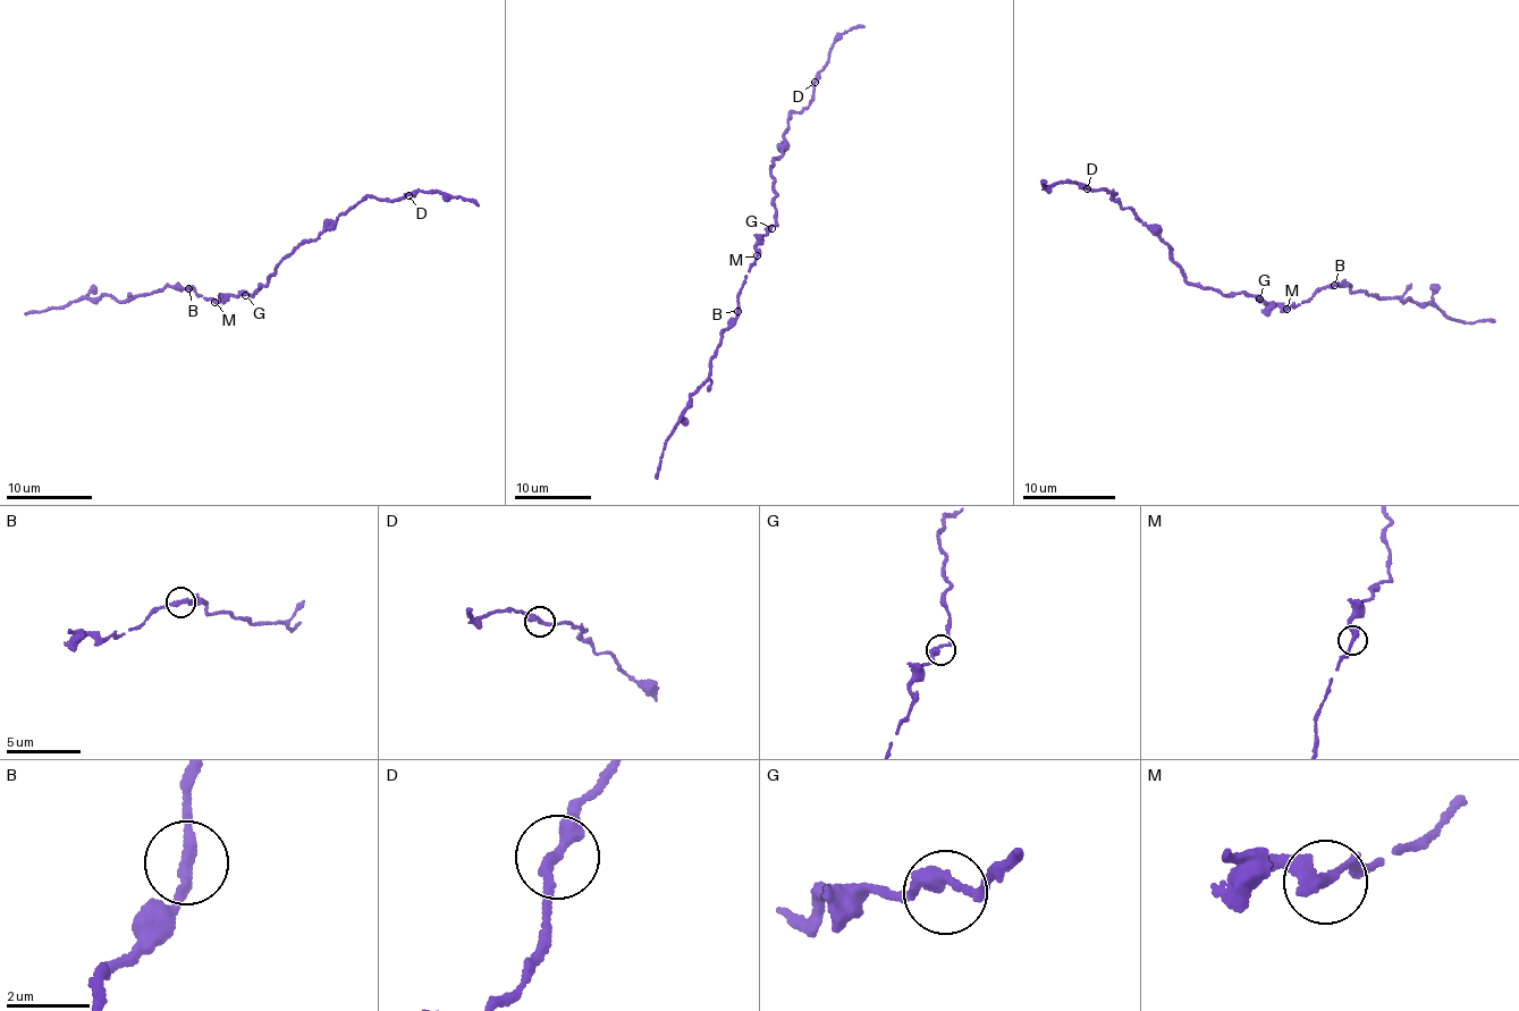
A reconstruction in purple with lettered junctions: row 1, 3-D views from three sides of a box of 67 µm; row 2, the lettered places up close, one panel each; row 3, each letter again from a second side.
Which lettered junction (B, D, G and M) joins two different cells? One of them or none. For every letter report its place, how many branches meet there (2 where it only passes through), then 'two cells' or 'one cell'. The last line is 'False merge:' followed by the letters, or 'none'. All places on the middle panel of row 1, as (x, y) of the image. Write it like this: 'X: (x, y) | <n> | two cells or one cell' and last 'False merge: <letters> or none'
B: (737, 311) | 2 | one cell
D: (815, 82) | 2 | one cell
G: (771, 228) | 2 | one cell
M: (757, 255) | 2 | one cell
False merge: none

